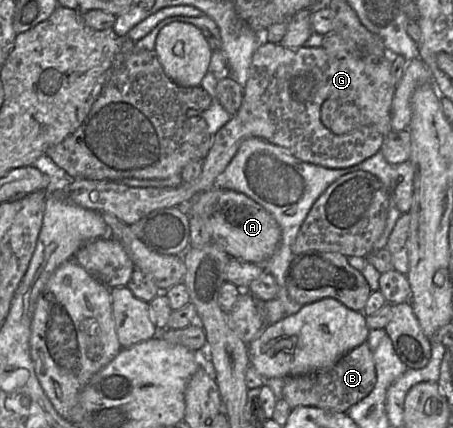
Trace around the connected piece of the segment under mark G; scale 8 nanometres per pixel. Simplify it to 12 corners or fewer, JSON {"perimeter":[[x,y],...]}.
{"perimeter":[[262,42],[198,178],[49,192],[130,226],[216,186],[243,140],[356,165],[392,131],[392,54]]}

